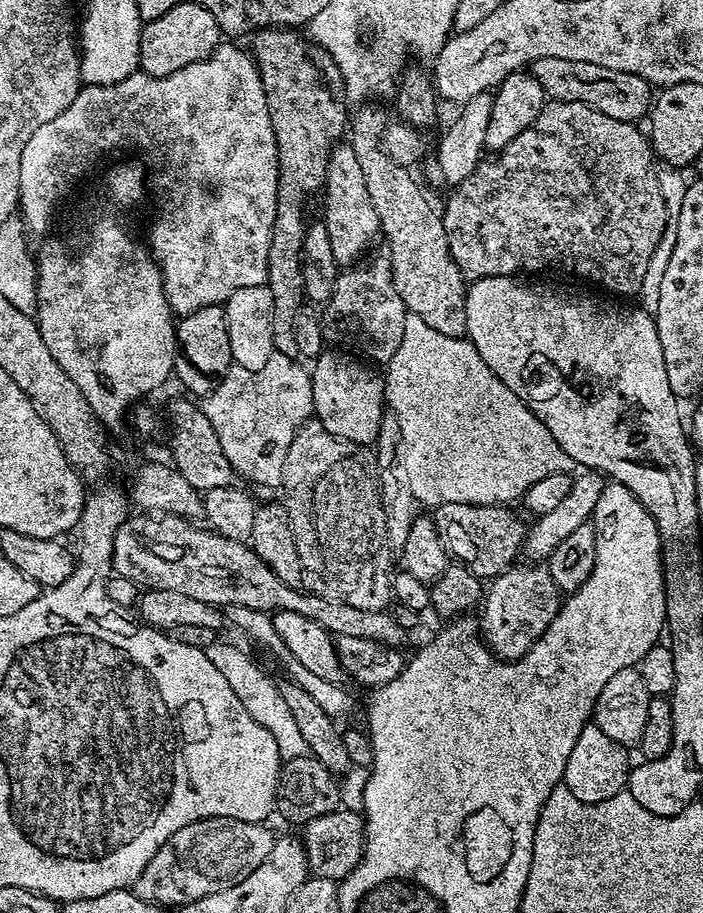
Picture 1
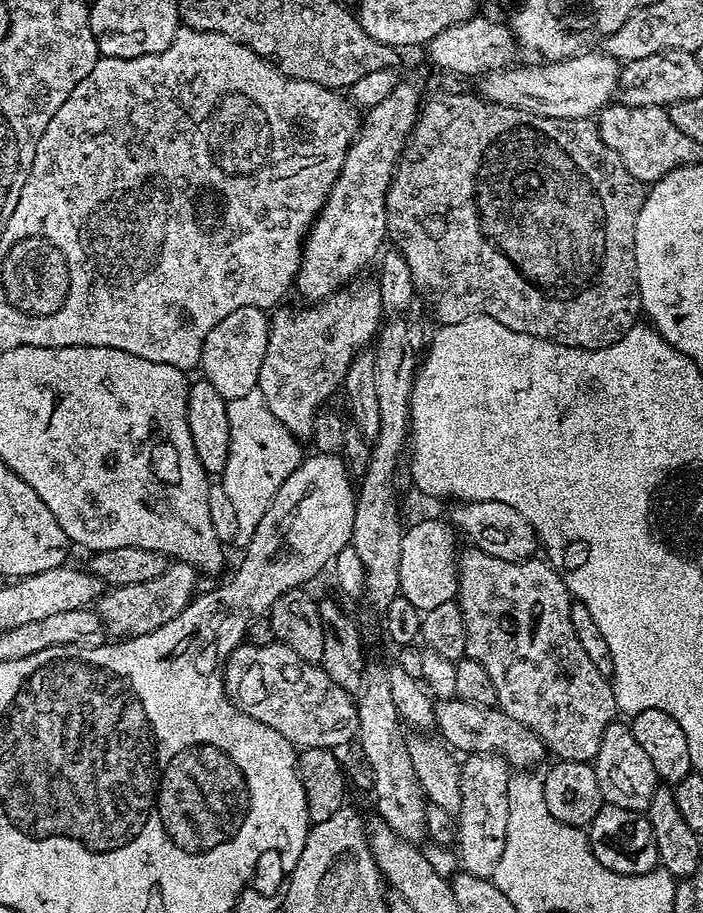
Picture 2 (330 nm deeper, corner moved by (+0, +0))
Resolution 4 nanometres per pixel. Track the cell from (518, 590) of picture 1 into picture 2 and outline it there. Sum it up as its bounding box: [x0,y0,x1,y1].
[456,753,512,878]

